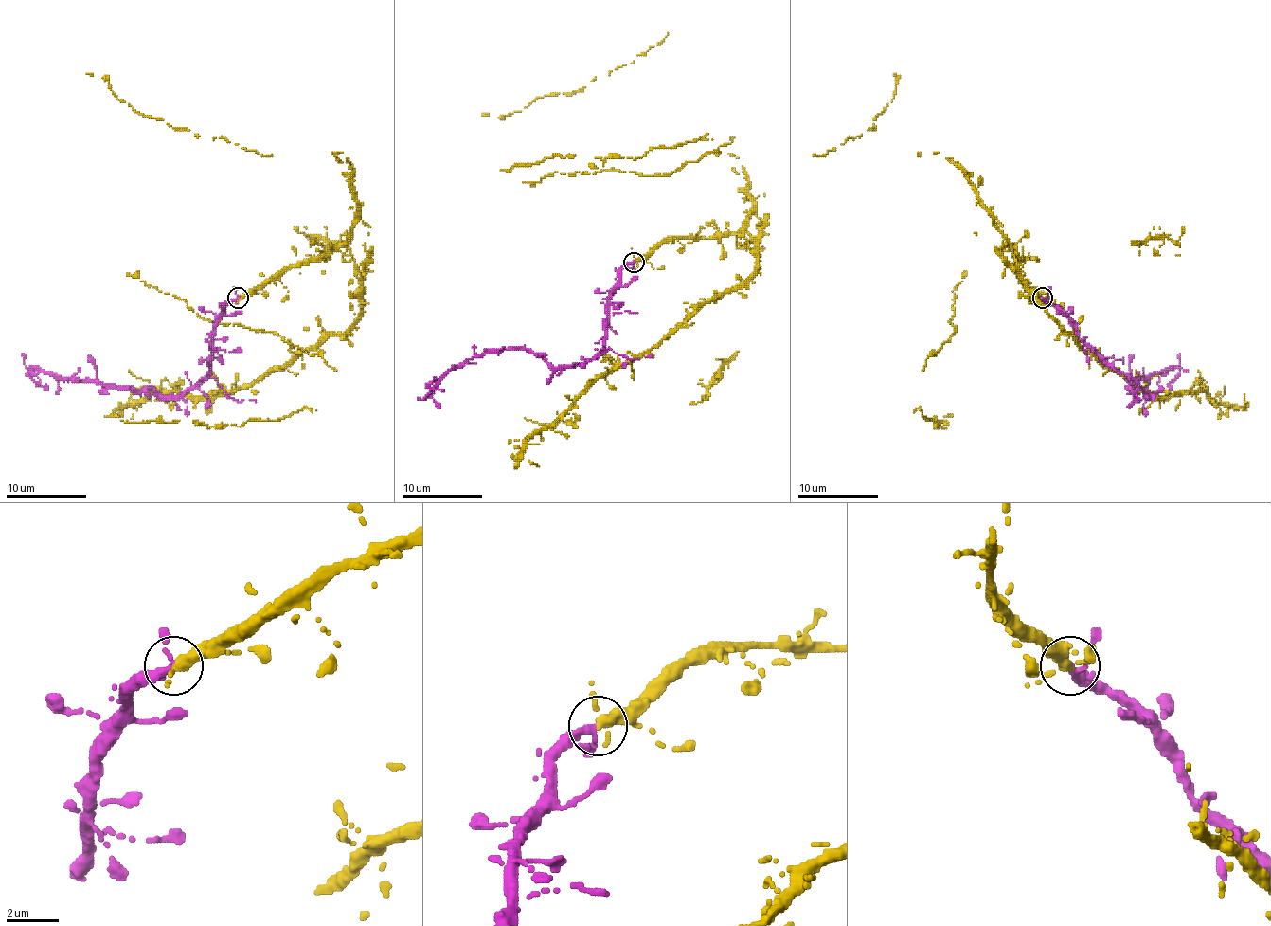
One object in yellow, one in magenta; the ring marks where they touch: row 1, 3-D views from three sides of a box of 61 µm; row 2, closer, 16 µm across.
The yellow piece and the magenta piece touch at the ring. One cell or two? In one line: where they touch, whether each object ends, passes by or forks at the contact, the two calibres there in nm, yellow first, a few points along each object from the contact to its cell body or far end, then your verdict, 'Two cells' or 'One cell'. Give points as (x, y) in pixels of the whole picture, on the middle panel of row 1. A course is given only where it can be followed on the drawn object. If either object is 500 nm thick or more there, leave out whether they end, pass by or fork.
Place: (634, 262). Thickness 500 nm (yellow) against 240 nm. Course of yellow: (634, 261), (677, 238), (746, 232), (756, 246), (738, 286), (527, 442), (534, 464). Course of magenta: (634, 263), (591, 359), (552, 367), (498, 349), (456, 365), (423, 399), (444, 390). One cell

